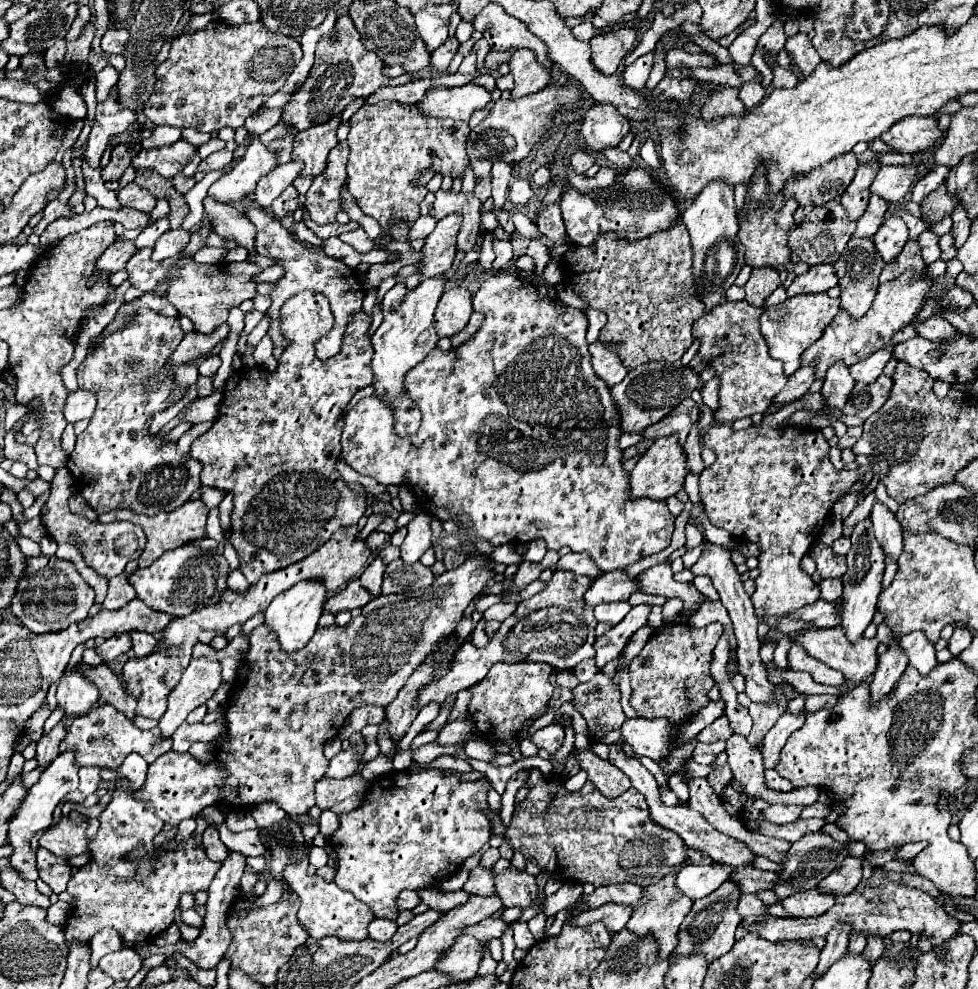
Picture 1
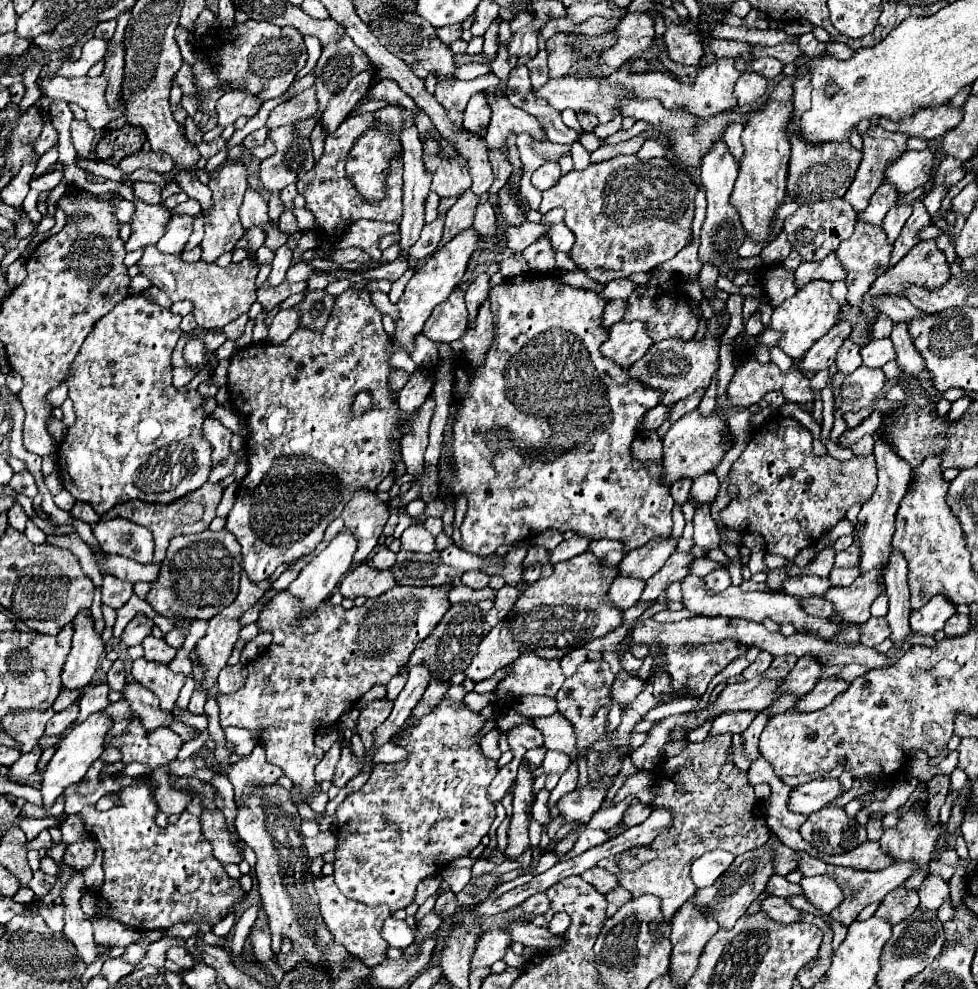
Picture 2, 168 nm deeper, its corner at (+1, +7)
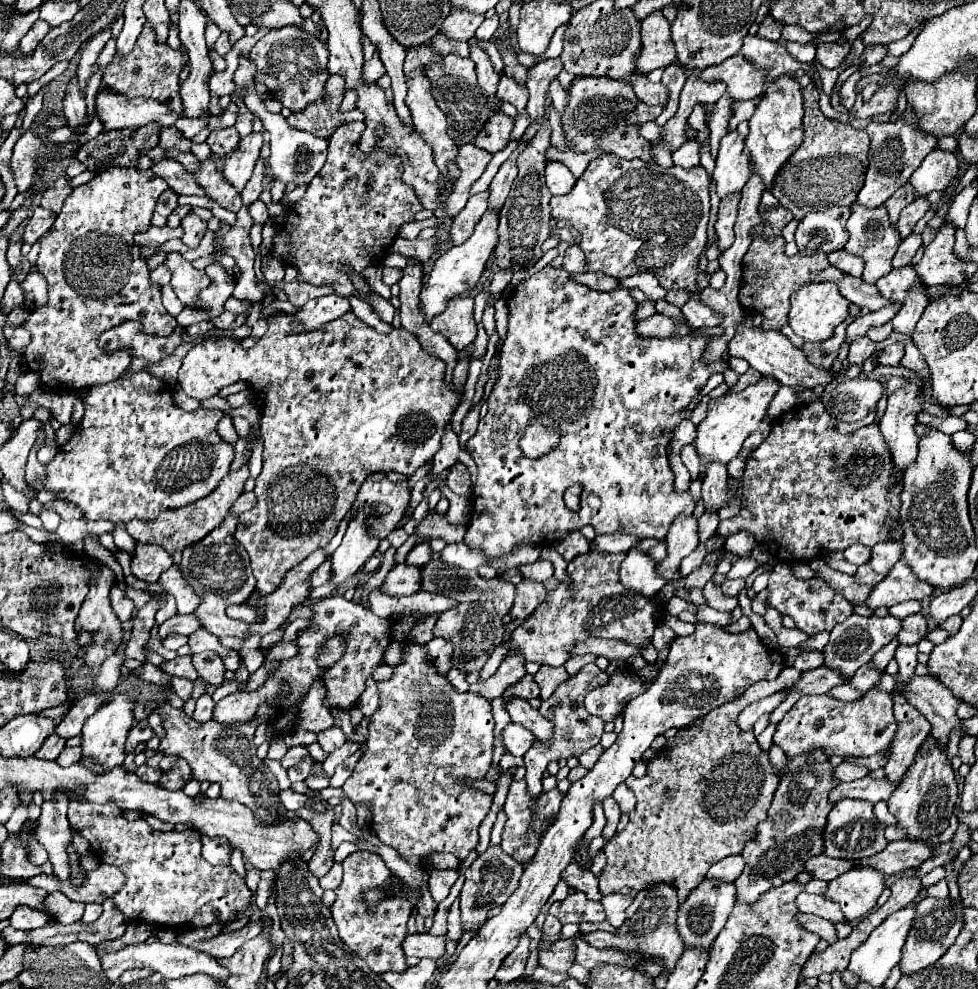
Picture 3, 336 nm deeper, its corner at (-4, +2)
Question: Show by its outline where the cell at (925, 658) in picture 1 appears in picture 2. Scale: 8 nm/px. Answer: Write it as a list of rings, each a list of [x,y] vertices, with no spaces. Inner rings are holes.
[[[943,596],[931,598],[923,608],[911,614],[911,630],[915,634],[933,636],[937,630],[943,630],[945,622],[955,614],[955,606]]]

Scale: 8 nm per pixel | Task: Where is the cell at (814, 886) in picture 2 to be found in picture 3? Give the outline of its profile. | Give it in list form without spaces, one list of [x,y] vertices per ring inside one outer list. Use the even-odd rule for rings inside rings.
[[[856,867],[830,881],[826,897],[840,903],[844,917],[854,923],[876,907],[884,887],[884,875],[880,871],[872,867]]]

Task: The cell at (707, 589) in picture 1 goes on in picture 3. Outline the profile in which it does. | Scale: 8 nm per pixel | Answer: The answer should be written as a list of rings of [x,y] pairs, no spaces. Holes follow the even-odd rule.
[[[726,579],[722,583],[722,591],[730,597],[738,597],[738,593],[744,589],[744,579]]]

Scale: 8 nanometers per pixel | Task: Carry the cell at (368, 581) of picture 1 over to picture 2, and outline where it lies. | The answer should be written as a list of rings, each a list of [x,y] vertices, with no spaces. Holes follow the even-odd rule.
[[[381,548],[377,554],[373,554],[373,558],[371,558],[371,566],[375,568],[375,570],[387,570],[387,568],[391,568],[393,566],[393,562],[395,562],[395,554],[389,550],[389,548]]]

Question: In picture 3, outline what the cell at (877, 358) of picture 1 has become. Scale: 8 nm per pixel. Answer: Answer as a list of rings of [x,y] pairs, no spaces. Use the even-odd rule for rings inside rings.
[[[894,343],[894,345],[886,347],[886,349],[880,353],[880,365],[898,367],[902,355],[904,355],[904,345],[902,345],[902,343]]]

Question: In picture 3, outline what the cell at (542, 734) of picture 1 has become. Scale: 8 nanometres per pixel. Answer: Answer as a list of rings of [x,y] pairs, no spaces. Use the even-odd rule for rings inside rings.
[[[508,723],[502,729],[502,743],[506,747],[506,751],[510,751],[512,755],[524,755],[530,747],[532,747],[534,735],[530,731],[526,731],[524,727],[518,727],[516,723]]]

